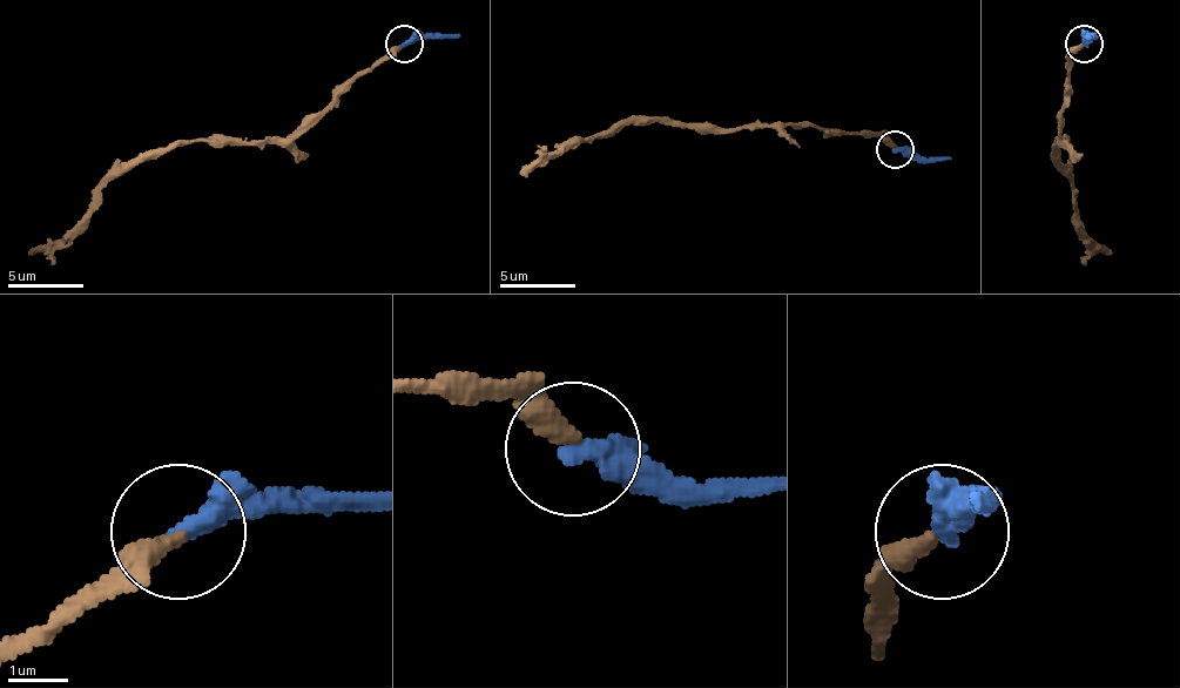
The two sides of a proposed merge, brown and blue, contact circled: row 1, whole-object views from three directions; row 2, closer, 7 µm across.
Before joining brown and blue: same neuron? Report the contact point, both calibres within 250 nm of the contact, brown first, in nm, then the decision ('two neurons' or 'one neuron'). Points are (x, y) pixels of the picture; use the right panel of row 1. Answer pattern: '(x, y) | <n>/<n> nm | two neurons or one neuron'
(1084, 44) | 360/400 nm | one neuron

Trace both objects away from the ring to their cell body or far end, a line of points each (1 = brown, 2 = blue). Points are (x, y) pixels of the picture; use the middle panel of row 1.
1: (896, 148), (855, 133), (779, 126), (681, 129), (617, 122), (598, 136), (568, 141), (519, 175)
2: (896, 148), (952, 160)

